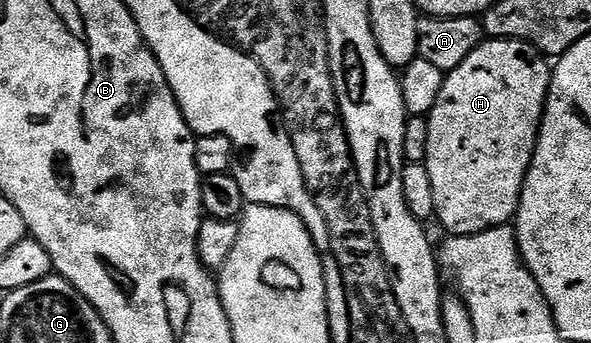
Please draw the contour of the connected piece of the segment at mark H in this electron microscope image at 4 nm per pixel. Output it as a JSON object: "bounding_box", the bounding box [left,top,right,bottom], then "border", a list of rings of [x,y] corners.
{"bounding_box":[424,38,550,236],"border":[[[496,38],[486,39],[463,66],[446,75],[439,102],[427,117],[429,133],[424,164],[427,174],[431,174],[436,223],[441,223],[449,236],[474,236],[483,230],[504,228],[516,217],[549,97],[550,75],[550,61],[534,44]]]}

